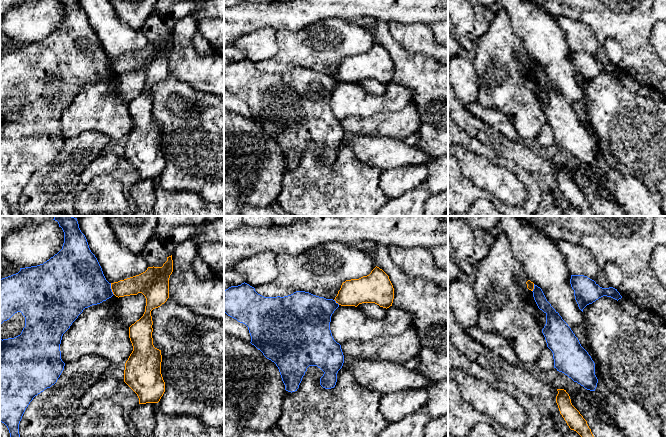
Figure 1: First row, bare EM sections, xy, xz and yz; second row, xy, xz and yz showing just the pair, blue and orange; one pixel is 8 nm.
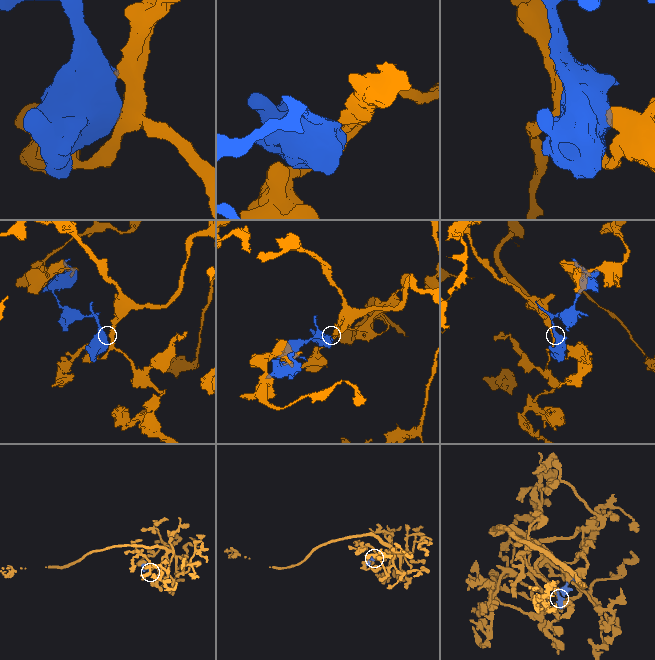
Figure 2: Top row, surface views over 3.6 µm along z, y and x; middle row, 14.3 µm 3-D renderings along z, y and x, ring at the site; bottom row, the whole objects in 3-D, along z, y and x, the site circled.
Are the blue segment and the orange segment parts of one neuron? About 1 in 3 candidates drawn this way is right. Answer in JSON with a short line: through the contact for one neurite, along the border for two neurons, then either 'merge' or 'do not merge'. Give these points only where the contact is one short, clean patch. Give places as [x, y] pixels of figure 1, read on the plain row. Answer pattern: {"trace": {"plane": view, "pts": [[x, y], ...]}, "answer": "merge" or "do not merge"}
{"trace": {"plane": "xy", "pts": [[110, 59], [110, 64], [114, 70]]}, "answer": "do not merge"}

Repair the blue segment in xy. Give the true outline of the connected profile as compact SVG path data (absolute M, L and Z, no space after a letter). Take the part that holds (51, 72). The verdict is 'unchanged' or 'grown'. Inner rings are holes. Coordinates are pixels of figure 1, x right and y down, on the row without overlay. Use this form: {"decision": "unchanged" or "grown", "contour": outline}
{"decision": "unchanged", "contour": "M59 0L59 3L64 8L64 19L57 30L43 40L20 44L18 49L0 55L0 101L17 88L25 93L25 103L20 111L0 115L0 198L7 202L11 216L20 216L19 200L33 174L54 161L64 146L60 127L63 110L85 84L100 80L114 71L111 59L106 56L79 0Z"}

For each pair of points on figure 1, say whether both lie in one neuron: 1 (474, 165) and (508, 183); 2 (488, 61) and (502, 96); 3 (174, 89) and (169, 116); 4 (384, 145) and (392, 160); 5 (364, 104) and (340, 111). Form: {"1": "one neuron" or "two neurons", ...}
{"1": "one neuron", "2": "one neuron", "3": "one neuron", "4": "one neuron", "5": "one neuron"}

